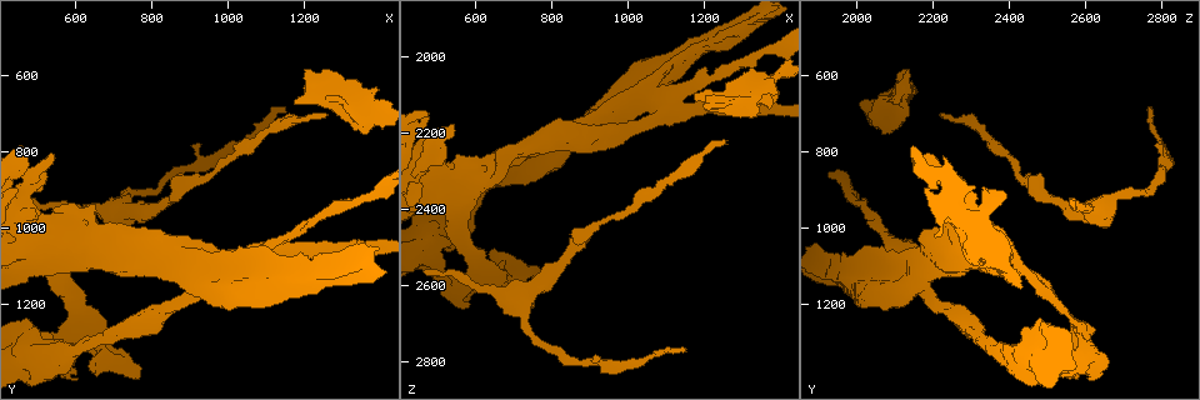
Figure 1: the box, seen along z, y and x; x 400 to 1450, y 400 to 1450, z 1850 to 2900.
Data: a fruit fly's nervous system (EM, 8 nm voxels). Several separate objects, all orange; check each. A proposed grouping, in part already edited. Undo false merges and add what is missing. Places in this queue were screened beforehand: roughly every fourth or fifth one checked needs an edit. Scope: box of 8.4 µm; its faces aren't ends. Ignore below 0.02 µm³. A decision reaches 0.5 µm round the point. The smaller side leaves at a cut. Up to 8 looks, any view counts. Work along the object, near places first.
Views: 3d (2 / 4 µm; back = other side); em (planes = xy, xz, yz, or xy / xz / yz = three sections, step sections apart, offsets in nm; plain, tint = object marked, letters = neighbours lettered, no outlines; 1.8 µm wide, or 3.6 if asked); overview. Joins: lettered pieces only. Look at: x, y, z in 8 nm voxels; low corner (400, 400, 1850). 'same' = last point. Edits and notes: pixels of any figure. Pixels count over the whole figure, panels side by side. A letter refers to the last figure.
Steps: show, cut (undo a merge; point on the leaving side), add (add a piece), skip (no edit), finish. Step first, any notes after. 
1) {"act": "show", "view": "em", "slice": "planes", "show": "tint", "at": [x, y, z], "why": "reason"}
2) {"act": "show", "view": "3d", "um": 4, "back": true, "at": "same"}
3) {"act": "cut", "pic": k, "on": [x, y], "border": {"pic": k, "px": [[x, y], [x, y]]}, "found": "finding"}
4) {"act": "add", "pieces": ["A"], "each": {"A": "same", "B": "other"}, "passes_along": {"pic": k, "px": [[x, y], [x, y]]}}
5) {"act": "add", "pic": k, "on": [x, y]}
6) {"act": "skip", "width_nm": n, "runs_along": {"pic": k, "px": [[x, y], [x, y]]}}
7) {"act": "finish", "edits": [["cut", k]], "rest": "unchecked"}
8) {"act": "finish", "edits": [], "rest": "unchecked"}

{"act": "show", "view": "em", "slice": "yz", "step": 8, "show": "tint", "at": [1235, 625, 2120]}

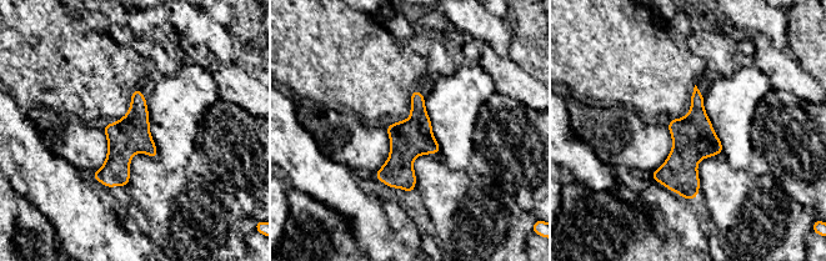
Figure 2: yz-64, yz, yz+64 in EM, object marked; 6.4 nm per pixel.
{"act": "show", "view": "em", "slice": "planes", "show": "letters", "at": "same", "why": "cut it another way"}

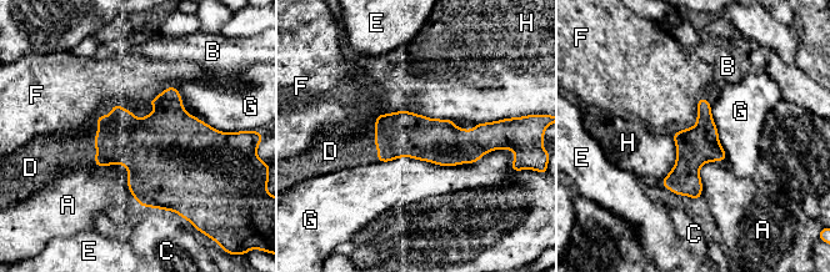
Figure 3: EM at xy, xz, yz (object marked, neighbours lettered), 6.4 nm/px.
{"act": "add", "pieces": ["D"], "width_nm": 260, "each": {"A": "other", "B": "other", "C": "other", "D": "same", "E": "other", "F": "other", "G": "other", "H": "other"}, "passes_along": {"pic": 3, "px": [[121, 139], [94, 141], [60, 152]]}, "found": "the neuron continues"}

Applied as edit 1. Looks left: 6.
{"act": "show", "view": "em", "slice": "planes", "show": "letters", "at": [1050, 1080, 2090], "why": "two arms at a narrow angle"}

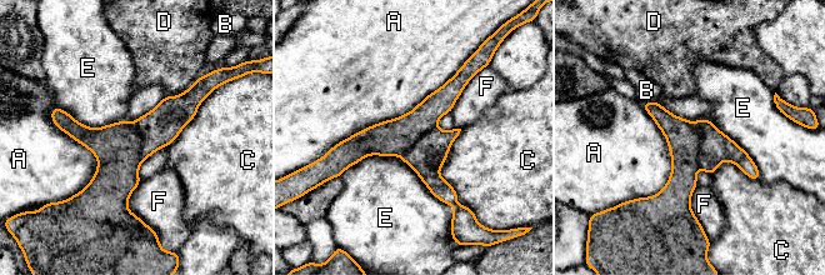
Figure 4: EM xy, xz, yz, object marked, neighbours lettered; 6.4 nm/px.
{"act": "cut", "pic": 4, "on": [715, 148], "each": {"A": "other", "B": "other", "C": "other", "D": "other", "E": "other", "F": "other"}, "found": "two neurons meet here"}

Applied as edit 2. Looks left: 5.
{"act": "show", "view": "overview"}

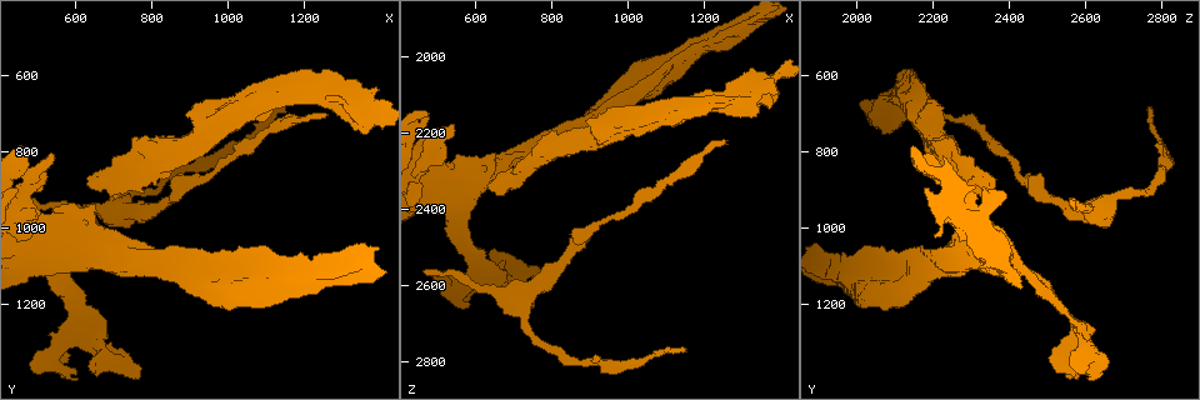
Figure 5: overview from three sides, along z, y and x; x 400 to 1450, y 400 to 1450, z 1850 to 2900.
{"act": "show", "view": "em", "slice": "planes", "show": "letters", "at": [720, 950, 2635], "why": "calibre changes"}

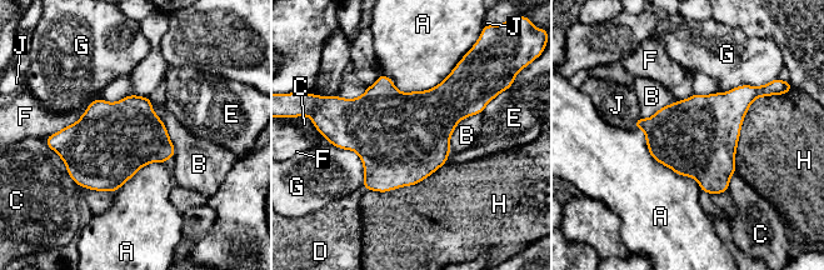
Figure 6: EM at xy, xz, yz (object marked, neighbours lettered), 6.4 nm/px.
{"act": "skip", "each": {"A": "other", "B": "other", "C": "other", "D": "other", "E": "other", "F": "other", "G": "other", "H": "other", "J": "other"}, "border": {"pic": 6, "px": [[634, 126], [655, 160], [700, 189]]}, "found": "continuous, no second neuron"}

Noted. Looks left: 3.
{"act": "finish", "edits": [["add", 3], ["cut", 4]], "rest": "unchecked"}

